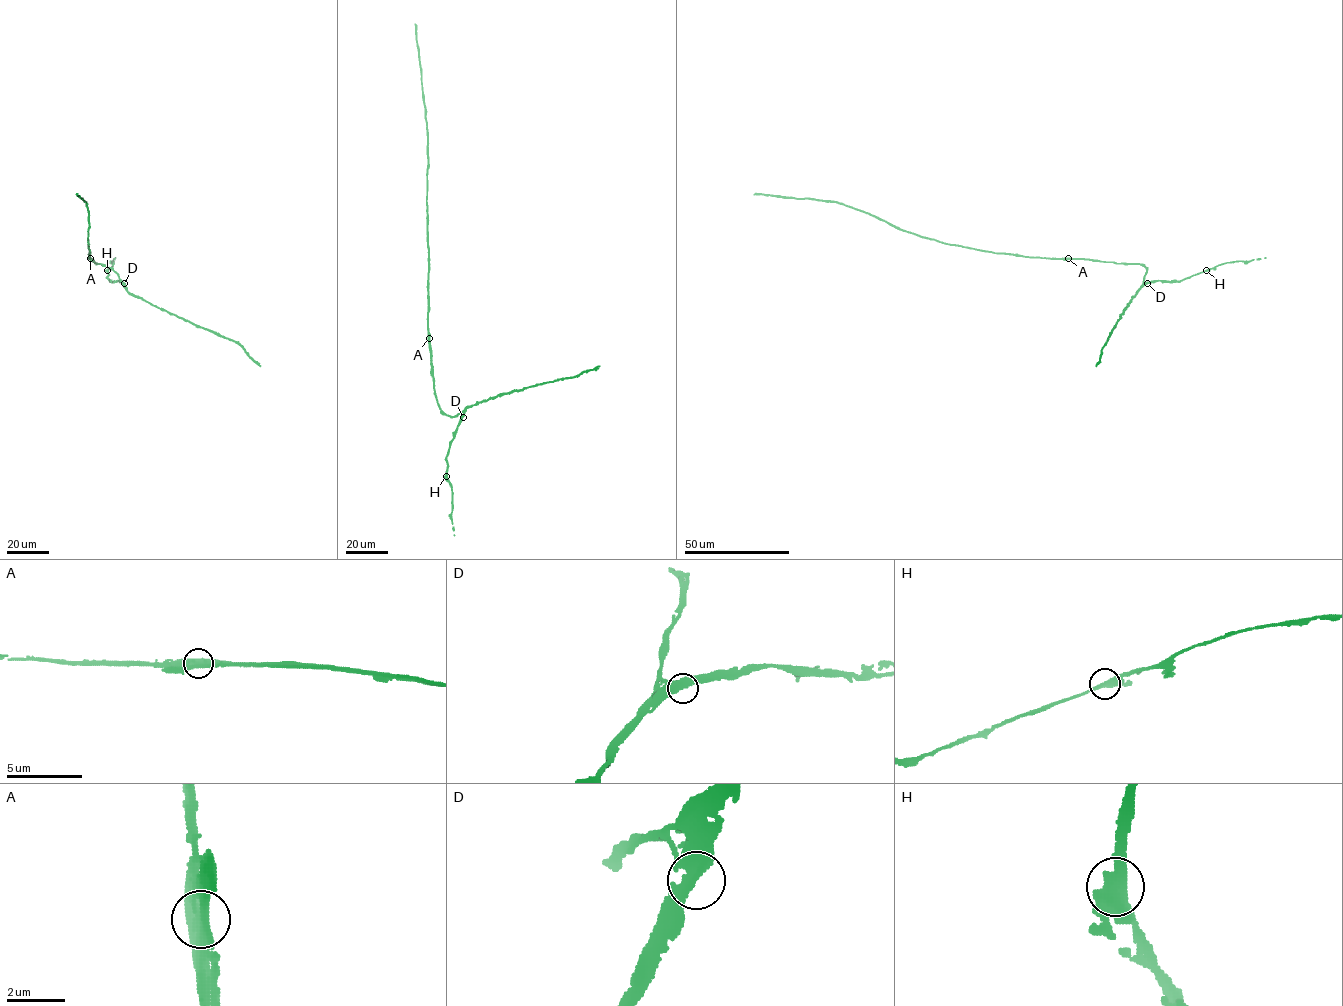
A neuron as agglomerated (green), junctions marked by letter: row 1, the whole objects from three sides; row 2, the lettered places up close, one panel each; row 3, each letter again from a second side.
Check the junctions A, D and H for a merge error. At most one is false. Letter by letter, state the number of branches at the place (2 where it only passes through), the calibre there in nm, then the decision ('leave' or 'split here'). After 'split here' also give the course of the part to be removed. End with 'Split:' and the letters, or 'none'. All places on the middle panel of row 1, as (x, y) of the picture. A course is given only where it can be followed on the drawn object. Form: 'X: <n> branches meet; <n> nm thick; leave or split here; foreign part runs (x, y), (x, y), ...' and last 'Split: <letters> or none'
A: 2 branches meet; 420 nm thick; split here; foreign part runs (429, 338), (427, 124), (415, 24)
D: 2 branches meet; 460 nm thick; leave
H: 2 branches meet; 480 nm thick; leave
Split: A

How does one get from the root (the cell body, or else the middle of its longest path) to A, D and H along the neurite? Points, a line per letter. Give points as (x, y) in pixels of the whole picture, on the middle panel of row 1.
A: (428, 315), (429, 338)
D: (428, 315), (428, 343), (438, 405), (449, 416), (460, 413), (463, 417)
H: (428, 315), (428, 343), (438, 405), (449, 416), (461, 414), (446, 456), (446, 476)

